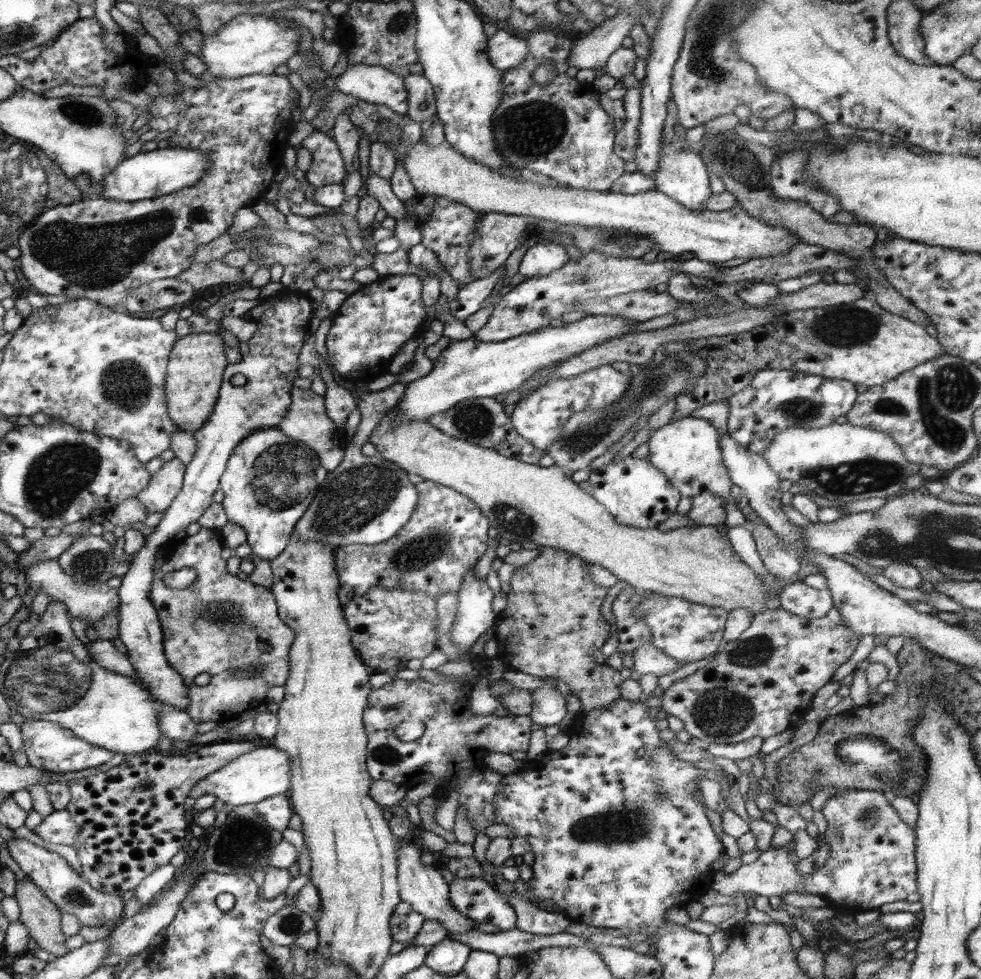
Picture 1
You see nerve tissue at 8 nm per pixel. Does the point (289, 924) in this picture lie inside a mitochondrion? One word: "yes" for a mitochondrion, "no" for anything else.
yes

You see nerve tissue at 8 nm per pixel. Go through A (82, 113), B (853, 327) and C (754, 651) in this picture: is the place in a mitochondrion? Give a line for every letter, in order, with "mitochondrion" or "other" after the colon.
A: mitochondrion
B: mitochondrion
C: mitochondrion

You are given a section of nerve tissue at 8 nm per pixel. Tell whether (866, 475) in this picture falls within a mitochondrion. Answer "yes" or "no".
yes

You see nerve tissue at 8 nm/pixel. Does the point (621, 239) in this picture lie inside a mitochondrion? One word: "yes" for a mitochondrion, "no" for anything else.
yes

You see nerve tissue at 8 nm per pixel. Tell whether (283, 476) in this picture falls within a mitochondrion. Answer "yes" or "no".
yes

